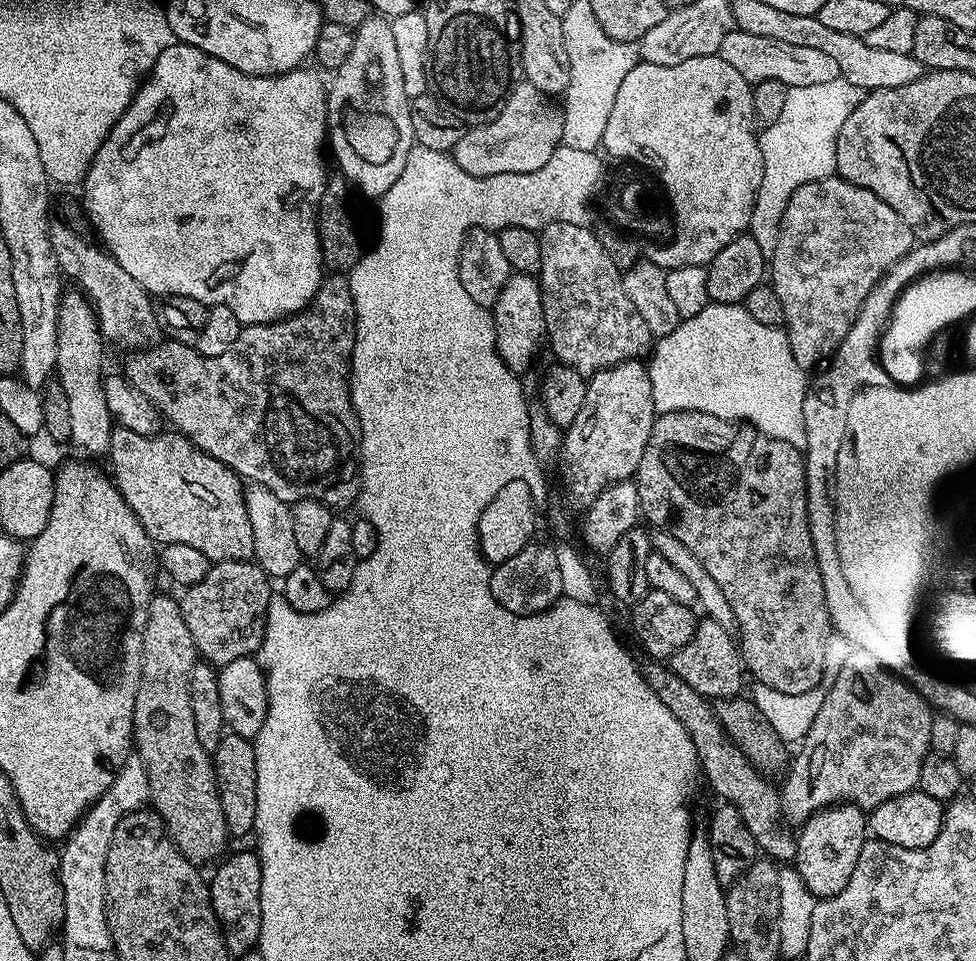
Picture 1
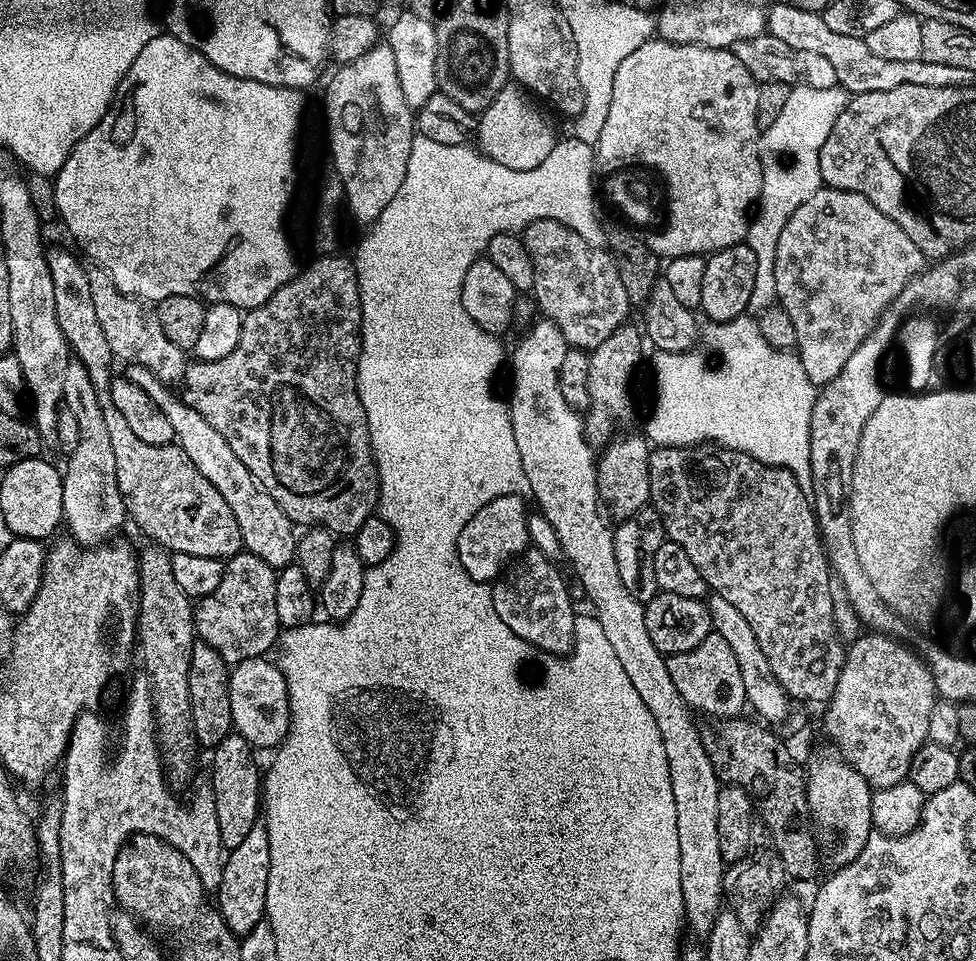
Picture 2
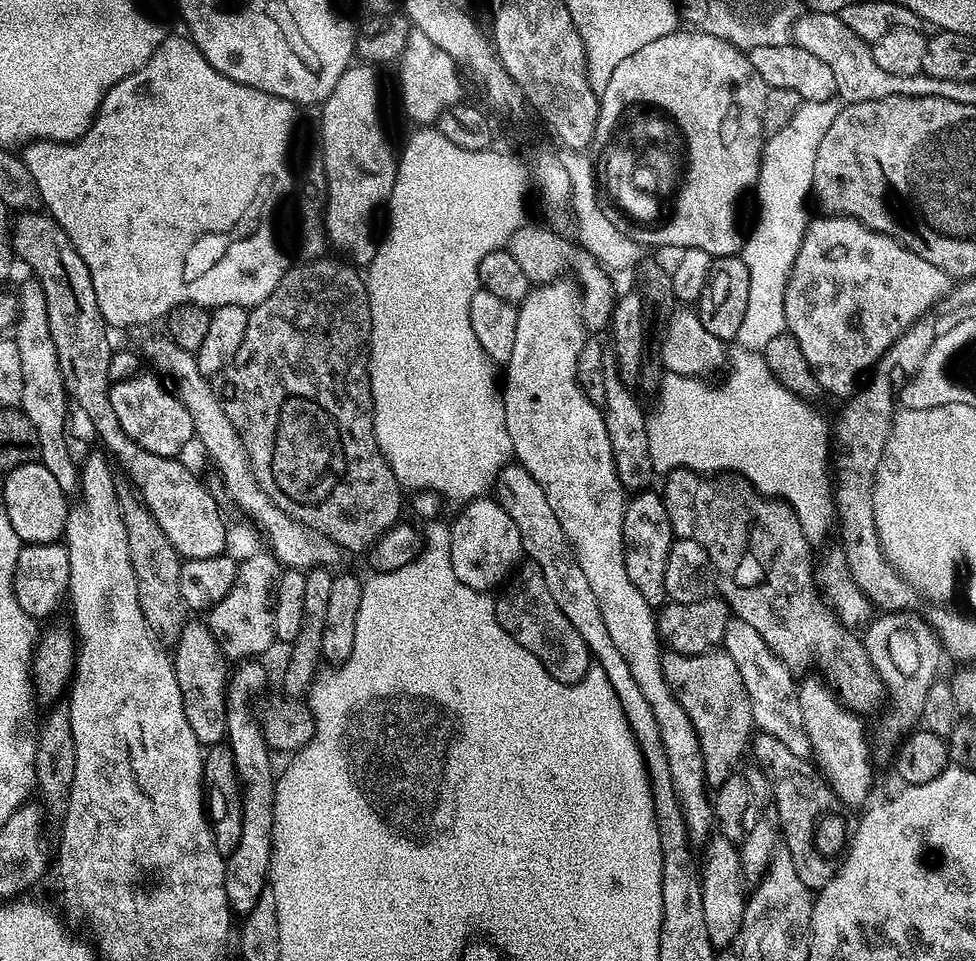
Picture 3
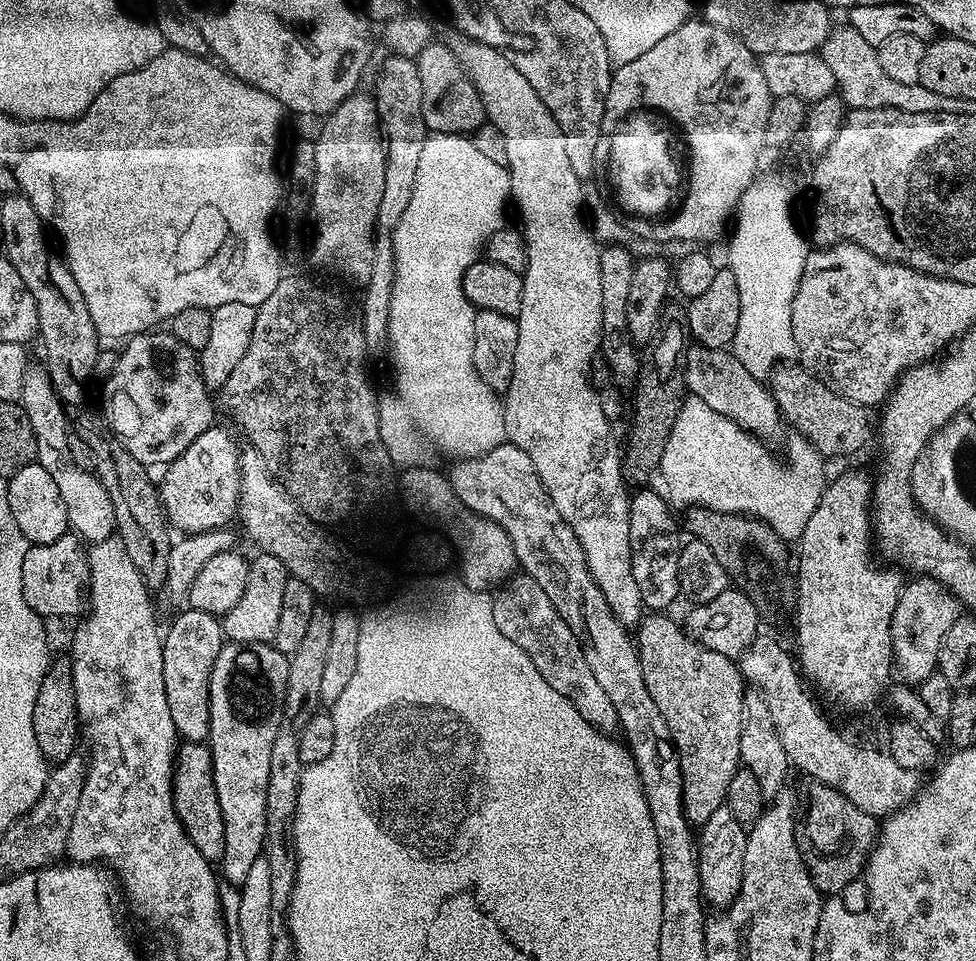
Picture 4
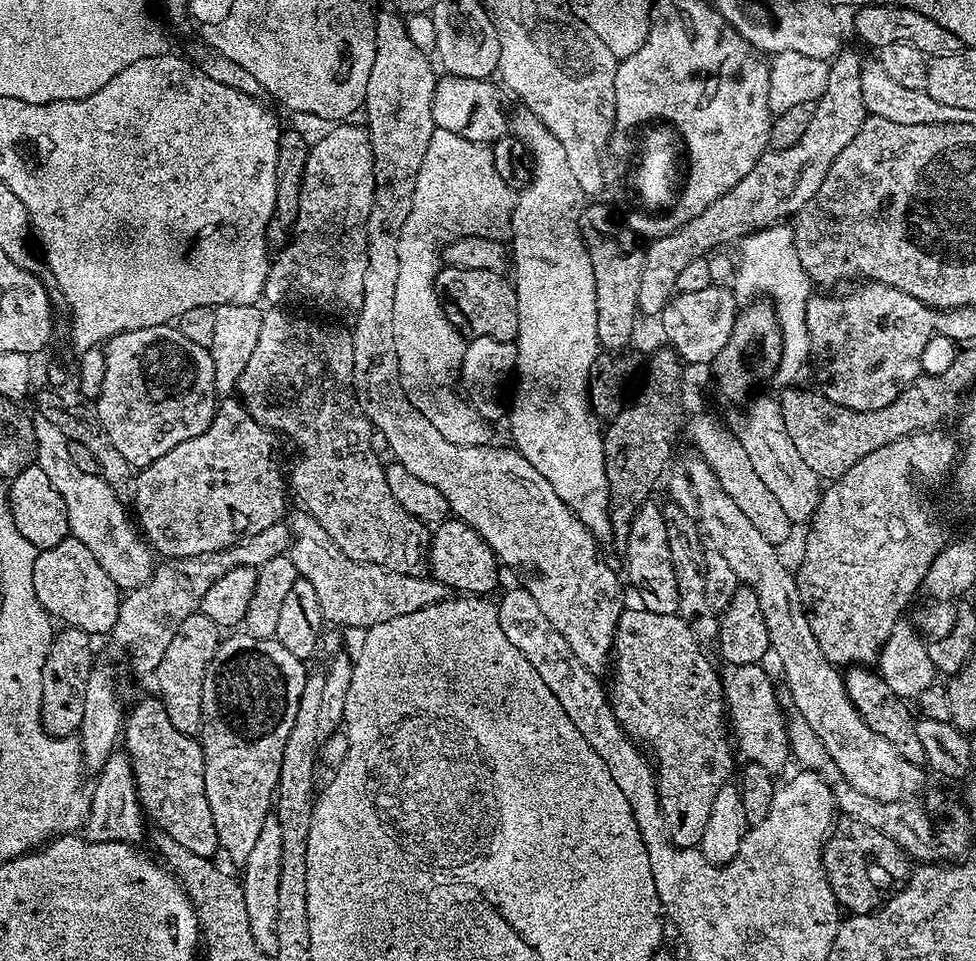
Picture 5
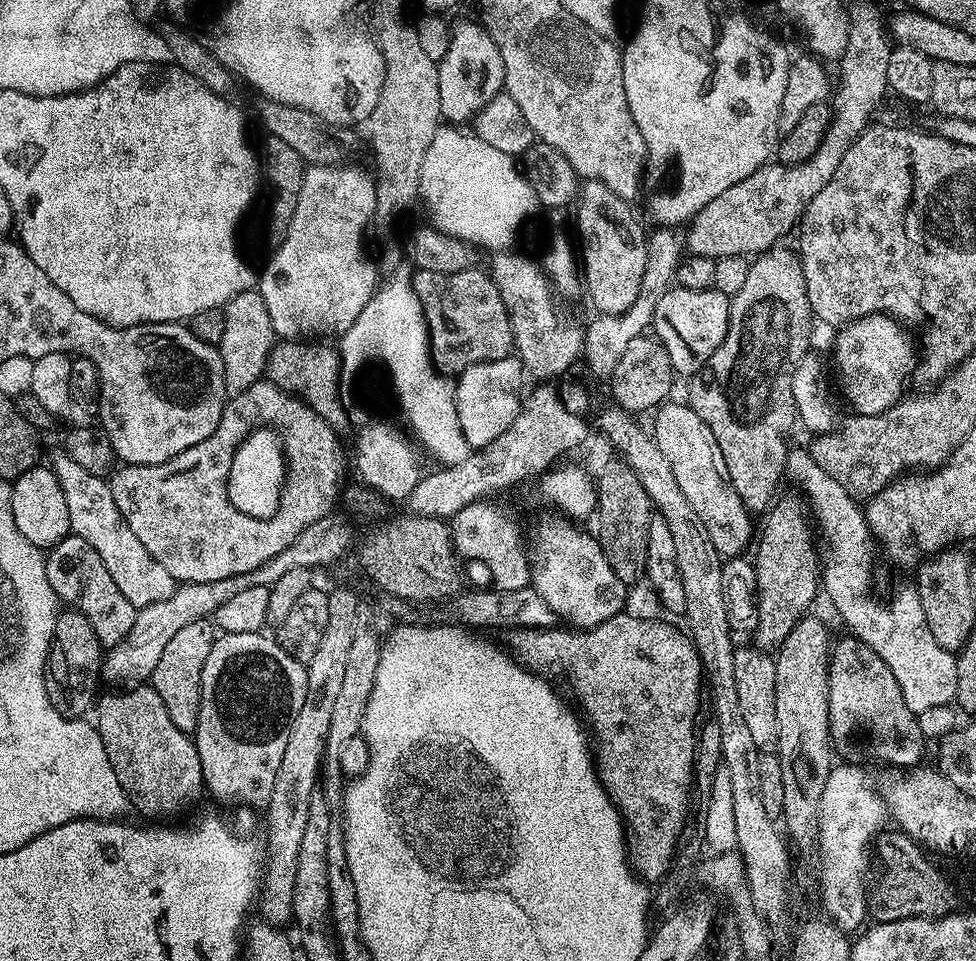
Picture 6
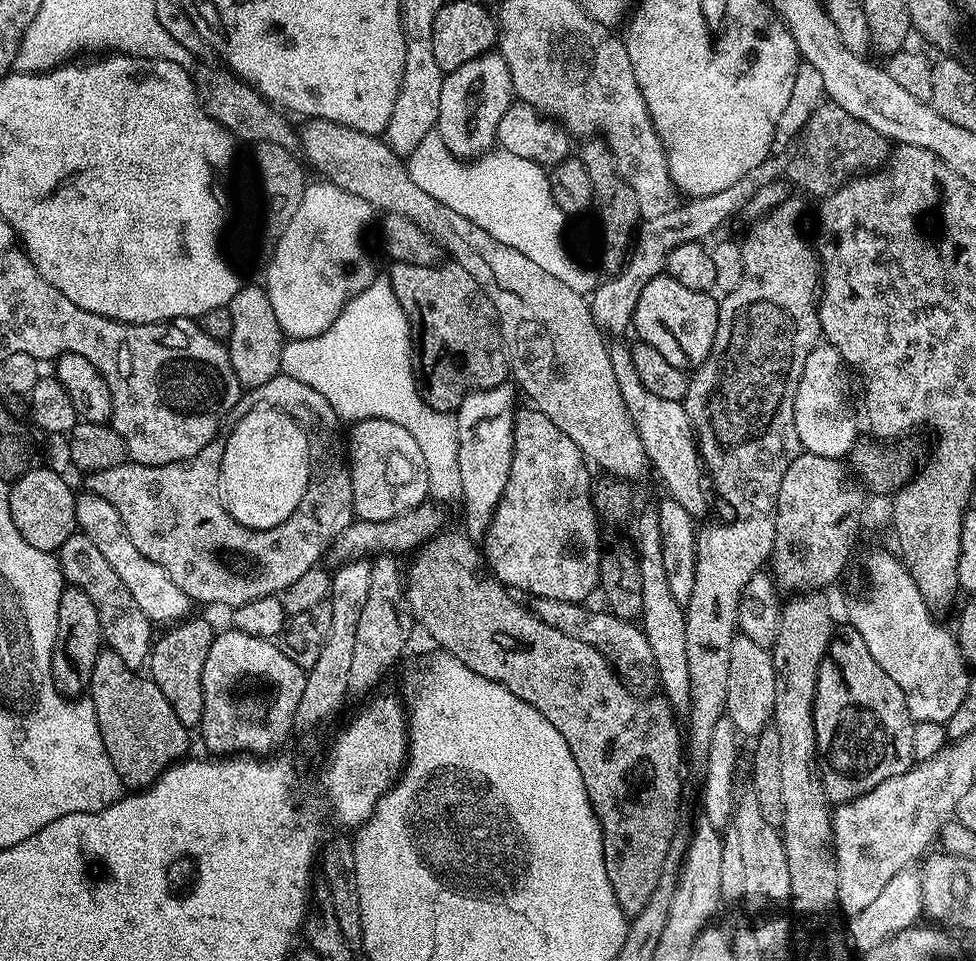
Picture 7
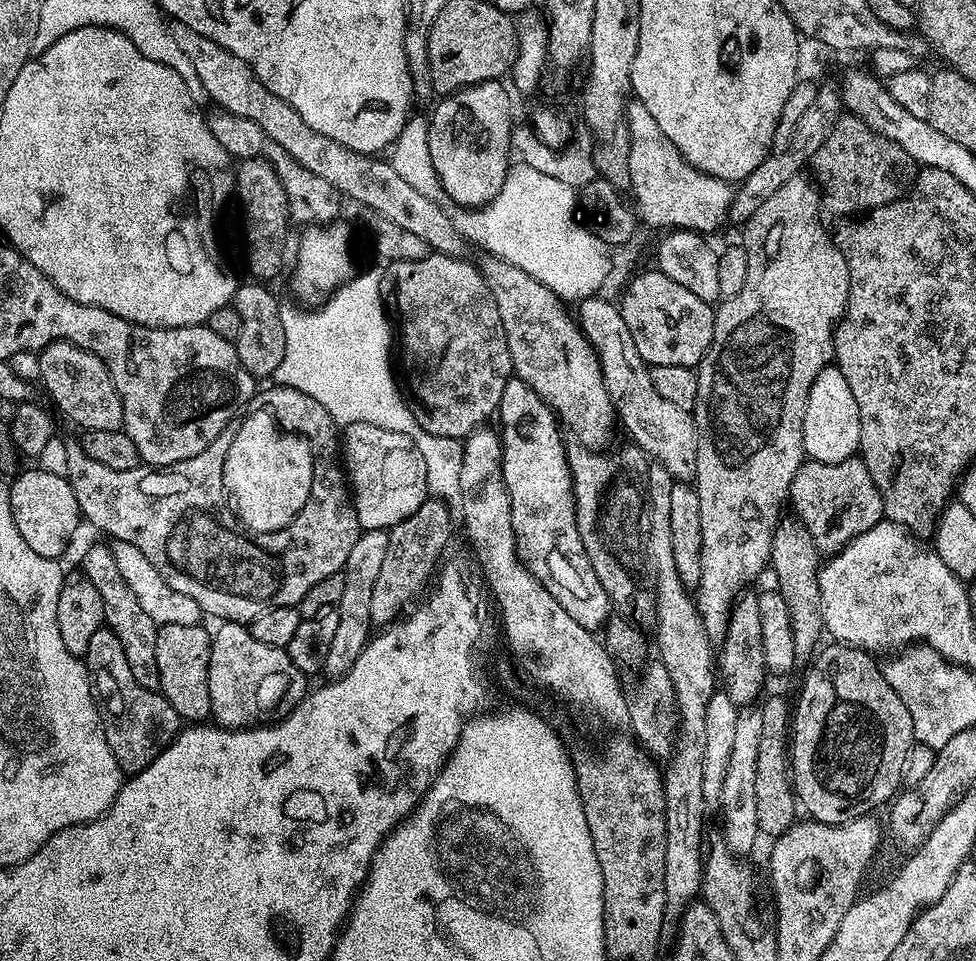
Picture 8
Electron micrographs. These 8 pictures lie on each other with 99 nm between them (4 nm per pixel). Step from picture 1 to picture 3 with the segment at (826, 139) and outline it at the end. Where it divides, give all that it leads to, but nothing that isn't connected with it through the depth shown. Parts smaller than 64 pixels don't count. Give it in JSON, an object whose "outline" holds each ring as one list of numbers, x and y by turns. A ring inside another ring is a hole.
{"outline":[[833,98,826,102,810,102,805,100,800,103,798,110,794,113,794,118,790,118,790,122,786,122,786,126,782,126,782,130,778,130,778,134,767,137,764,141,764,153,760,156,760,177,756,179,754,185,754,193,760,199,760,217,756,220,756,225,752,228,752,233,746,236,742,244,742,255,746,262,746,270,750,270,750,298,746,302,746,318,742,318,742,326,738,330,736,340,739,347,744,350,762,350,766,346,766,342,771,342,772,339,778,338,778,334,786,331,786,286,790,278,790,270,794,266,794,258,798,256,798,250,802,246,802,238,804,232,808,228,808,221,810,213,808,213,808,200,810,204,810,197,812,196,812,183,814,182,814,158,818,158,818,146,822,142,822,137,826,135,826,130,830,130,830,126,834,122,834,118,838,118,840,109,842,107,839,99]]}

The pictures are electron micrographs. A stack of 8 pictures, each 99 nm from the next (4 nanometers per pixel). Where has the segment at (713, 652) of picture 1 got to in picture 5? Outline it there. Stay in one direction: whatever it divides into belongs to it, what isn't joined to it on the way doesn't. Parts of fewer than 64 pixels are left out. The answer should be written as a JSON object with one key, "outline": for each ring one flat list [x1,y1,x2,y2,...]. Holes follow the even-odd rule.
{"outline":[[642,606,625,607,624,613,620,616,620,622,616,627,616,647,614,649,614,671,611,673,612,686,610,684,610,697,614,714,617,715,621,726,636,742,643,742,652,747,654,757,654,769,656,775,657,794,660,796,661,810,664,812,665,822,668,824,668,832,672,840,680,848,695,848,702,838,702,830,706,830,706,822,710,819,710,806,714,806,714,797,718,790,733,779,732,776,732,752,734,754,734,740,730,735,729,713,726,711,726,684,716,673,710,657,704,653,705,645,696,639,692,633,692,627,678,614,654,614]]}

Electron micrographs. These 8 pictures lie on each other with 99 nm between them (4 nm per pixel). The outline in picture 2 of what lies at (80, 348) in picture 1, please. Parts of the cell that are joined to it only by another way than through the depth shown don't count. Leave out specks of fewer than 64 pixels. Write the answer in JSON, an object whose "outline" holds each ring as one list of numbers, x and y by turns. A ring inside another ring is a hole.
{"outline":[[78,362,69,363,66,383,62,385,64,404,78,422,78,446,63,465,62,506,63,523,68,524,71,539,81,546,100,546,111,541,116,531,126,524,124,499,118,490,118,474,114,466,114,450,106,431,104,404,96,391,98,385,90,382,90,373]]}

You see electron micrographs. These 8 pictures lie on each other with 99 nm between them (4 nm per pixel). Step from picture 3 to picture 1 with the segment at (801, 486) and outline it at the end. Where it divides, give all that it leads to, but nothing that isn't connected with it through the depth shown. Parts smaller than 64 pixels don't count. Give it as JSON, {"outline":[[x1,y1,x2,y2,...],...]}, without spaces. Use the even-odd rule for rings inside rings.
{"outline":[[710,302,702,314,681,320,673,332,659,337,651,349,651,356,652,361,647,361,646,367,657,413,705,412,729,422,745,420,756,427,753,429,757,433,767,434,772,440,790,442,790,446,801,450,806,446,802,406,810,380,804,377,806,369,794,362,794,350,790,350,788,334,783,327,758,322,743,304]]}

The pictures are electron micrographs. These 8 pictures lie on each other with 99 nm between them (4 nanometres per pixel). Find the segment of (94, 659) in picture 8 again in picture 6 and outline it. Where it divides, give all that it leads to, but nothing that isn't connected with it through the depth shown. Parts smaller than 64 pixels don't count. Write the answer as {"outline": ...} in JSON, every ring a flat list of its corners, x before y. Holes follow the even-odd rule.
{"outline":[[141,682,135,686,125,687,125,692,108,692,99,697,94,705,94,732,102,738,106,746,106,758,118,774,122,790,126,790,129,805,144,816,176,816,183,808,188,808,200,792,205,791,202,762,198,758,195,739,189,733,178,730,166,711,166,702,158,698,151,683]]}

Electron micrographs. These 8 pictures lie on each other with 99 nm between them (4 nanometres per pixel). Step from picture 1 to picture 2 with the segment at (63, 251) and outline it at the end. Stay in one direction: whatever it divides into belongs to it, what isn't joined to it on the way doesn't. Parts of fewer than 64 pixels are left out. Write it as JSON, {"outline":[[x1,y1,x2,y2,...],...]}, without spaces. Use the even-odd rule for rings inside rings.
{"outline":[[95,266,88,268,90,278,90,295,94,297,94,310,98,314,98,323,102,326,102,334,106,334,106,342,110,342,110,350,117,361,125,365,137,363,146,366,156,374,163,384,176,386,184,379,186,352,166,338,163,326,157,313,145,301,127,296,114,286,110,274]]}

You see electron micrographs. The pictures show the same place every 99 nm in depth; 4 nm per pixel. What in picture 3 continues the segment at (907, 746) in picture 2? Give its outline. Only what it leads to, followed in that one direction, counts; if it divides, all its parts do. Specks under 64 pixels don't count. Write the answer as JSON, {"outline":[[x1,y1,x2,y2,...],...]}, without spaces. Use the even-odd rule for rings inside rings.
{"outline":[[884,612,878,616,863,629,862,639,874,670,878,670,882,678,890,704,892,700,892,709,884,716,884,736,896,742,920,724,926,694,941,675,942,645,938,632,916,612]]}

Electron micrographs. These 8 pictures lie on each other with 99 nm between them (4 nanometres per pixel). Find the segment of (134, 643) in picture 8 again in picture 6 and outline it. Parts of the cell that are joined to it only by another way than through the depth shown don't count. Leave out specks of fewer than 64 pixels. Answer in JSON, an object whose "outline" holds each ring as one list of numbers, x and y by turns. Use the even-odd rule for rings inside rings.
{"outline":[[69,534,65,540,47,549,46,576,50,578,50,586,54,586,57,601,64,603,65,600,69,609,86,614,94,626,94,634,98,634,105,649,115,647,130,634,138,610,130,598,118,590,114,578,110,578,110,570,106,570,102,558,98,558,98,550,94,550,90,542,81,536]]}

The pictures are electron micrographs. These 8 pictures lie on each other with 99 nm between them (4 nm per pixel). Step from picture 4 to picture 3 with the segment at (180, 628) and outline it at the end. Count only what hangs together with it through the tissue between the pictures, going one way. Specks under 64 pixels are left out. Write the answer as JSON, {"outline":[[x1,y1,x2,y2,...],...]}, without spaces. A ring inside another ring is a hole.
{"outline":[[200,618,192,619,185,623,182,634,174,641,176,652,171,653,178,690,182,690,182,710,186,710,186,722,190,722,190,730,194,730,194,738,198,738,200,745,222,744,228,734,226,718,230,661,222,654,207,623]]}

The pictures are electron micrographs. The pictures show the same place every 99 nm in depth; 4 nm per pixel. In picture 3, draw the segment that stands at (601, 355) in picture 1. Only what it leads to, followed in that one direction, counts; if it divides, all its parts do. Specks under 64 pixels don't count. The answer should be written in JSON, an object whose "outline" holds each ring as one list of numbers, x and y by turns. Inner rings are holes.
{"outline":[[525,222,518,230,514,230,507,242,506,251,514,258,514,262,518,262,518,266,522,266,529,285,546,284,561,274,571,274,580,289,580,315,584,317,585,329,607,329,618,295,618,289,612,285,613,277,608,269,603,268,587,250,580,247,579,243,569,240,548,228,543,228,540,224]]}

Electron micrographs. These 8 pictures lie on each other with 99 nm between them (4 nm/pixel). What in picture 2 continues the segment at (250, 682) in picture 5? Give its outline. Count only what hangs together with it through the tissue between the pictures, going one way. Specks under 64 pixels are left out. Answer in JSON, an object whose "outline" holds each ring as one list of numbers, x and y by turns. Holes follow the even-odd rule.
{"outline":[[256,823,246,839,227,853,222,882,214,890,214,904,228,929,243,938,265,919,266,886,270,882,270,842,263,823],[216,896,216,900,215,900]]}

